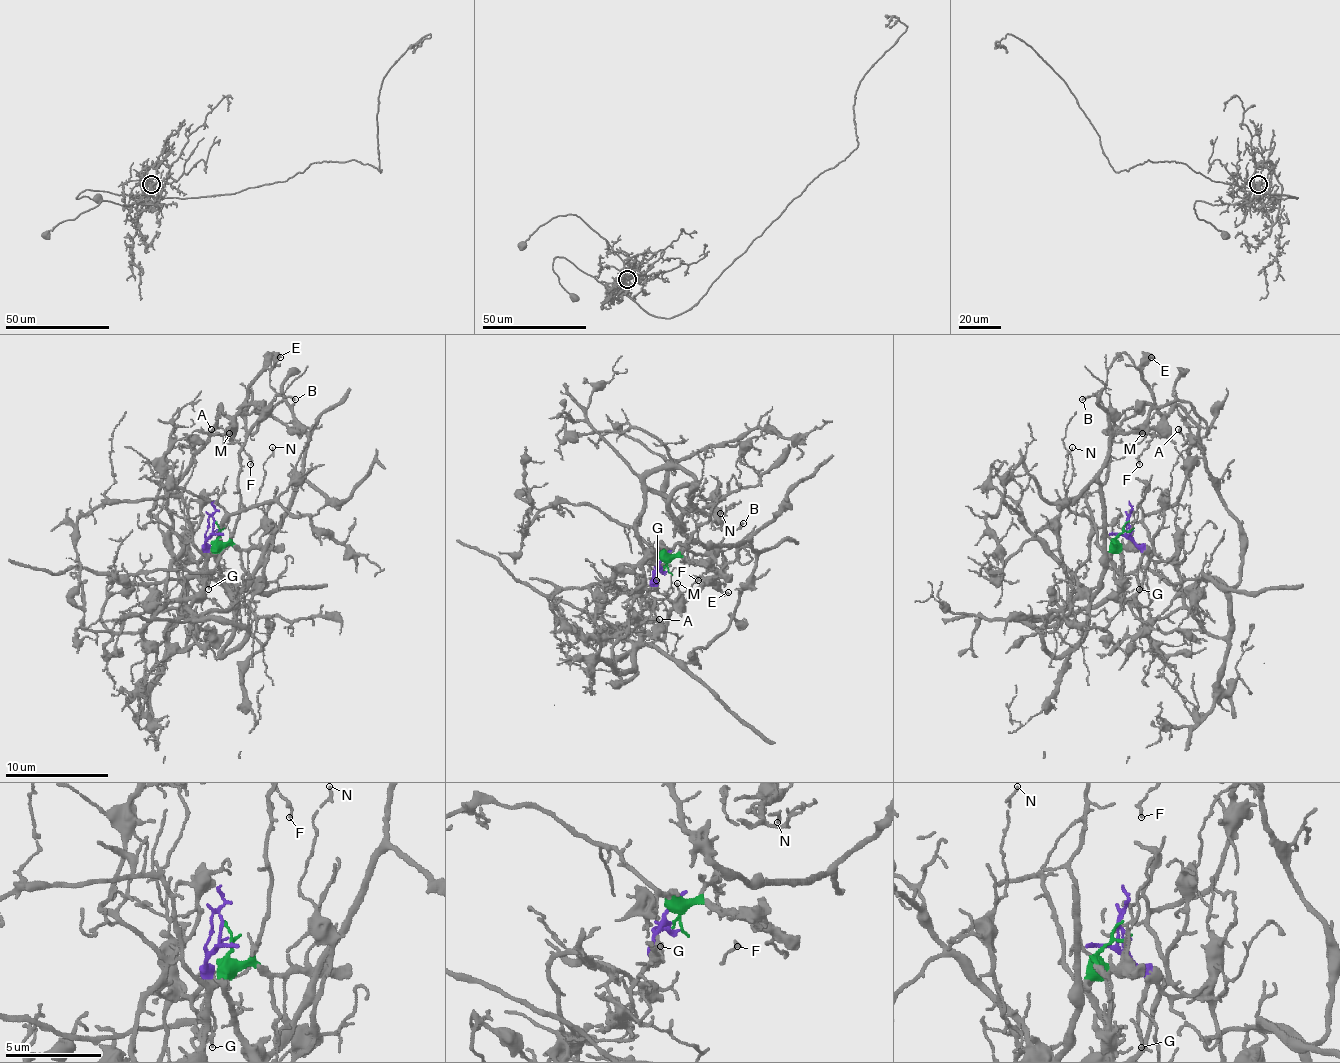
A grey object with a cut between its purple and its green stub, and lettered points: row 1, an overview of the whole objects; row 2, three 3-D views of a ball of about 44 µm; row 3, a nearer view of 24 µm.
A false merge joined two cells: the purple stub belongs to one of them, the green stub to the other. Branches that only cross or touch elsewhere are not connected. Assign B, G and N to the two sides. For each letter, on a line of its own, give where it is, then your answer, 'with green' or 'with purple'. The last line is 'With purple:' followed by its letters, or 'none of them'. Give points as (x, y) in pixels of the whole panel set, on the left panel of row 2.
B: at (295, 399); with green
G: at (208, 589); with purple
N: at (272, 447); with green
With purple: G

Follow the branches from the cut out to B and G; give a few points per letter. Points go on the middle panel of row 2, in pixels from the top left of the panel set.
B: (664, 567), (687, 541), (687, 548), (692, 554), (708, 554), (744, 522)
G: (661, 567), (653, 582), (651, 580), (656, 580)

